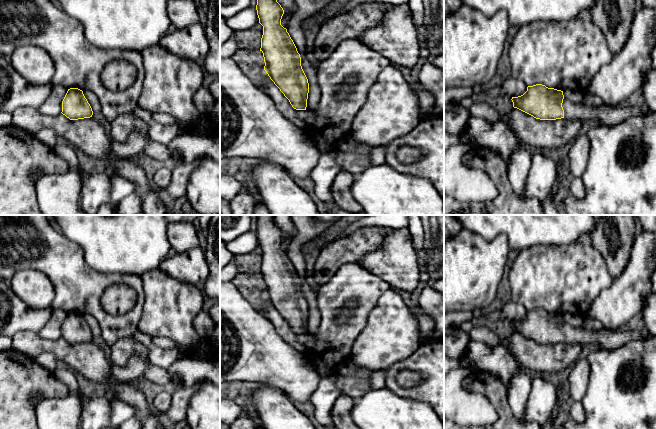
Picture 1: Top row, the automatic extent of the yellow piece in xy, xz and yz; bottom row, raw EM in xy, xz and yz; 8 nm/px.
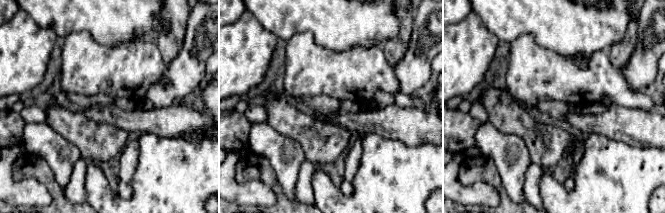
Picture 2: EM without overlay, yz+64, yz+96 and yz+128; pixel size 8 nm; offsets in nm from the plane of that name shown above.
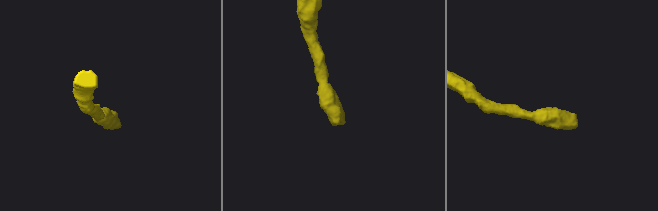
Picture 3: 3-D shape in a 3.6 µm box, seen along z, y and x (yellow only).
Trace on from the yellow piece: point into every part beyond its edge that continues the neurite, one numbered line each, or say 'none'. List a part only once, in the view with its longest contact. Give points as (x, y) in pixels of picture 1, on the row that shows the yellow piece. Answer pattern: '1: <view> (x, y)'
1: yz (607, 115)

